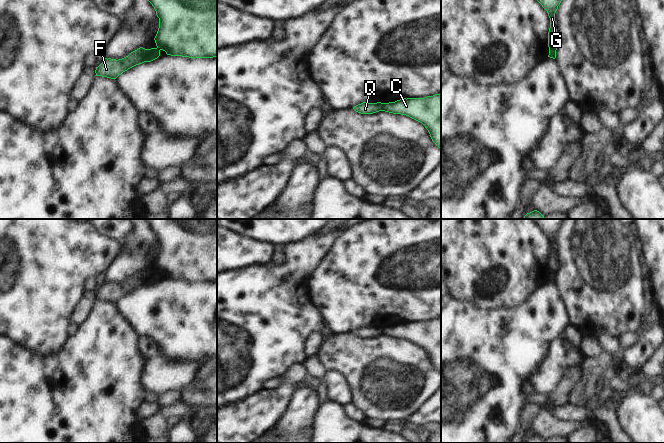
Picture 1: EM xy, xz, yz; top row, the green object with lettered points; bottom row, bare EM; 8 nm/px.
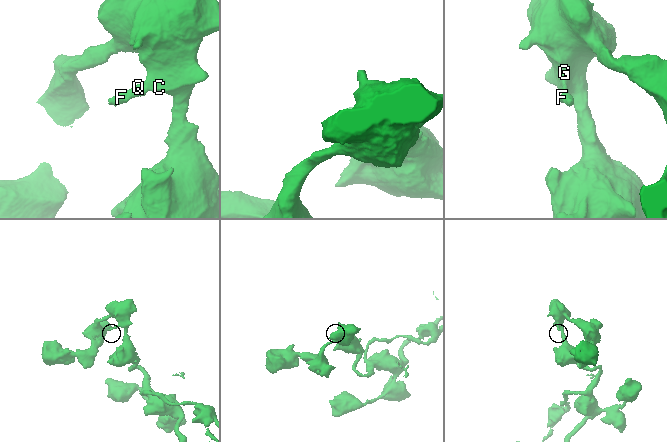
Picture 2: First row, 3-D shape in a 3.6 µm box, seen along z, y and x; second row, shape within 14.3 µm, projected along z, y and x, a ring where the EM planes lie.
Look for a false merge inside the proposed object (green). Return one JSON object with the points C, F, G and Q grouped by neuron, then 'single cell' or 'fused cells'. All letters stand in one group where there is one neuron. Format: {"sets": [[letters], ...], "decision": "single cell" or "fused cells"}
{"sets": [["C", "G"], ["F", "Q"]], "decision": "fused cells"}

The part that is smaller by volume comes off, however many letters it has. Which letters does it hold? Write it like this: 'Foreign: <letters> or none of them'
Foreign: F, Q

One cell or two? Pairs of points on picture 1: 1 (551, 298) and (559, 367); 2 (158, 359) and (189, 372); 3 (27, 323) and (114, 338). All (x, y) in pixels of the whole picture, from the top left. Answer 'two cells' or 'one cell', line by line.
1: two cells
2: one cell
3: two cells

